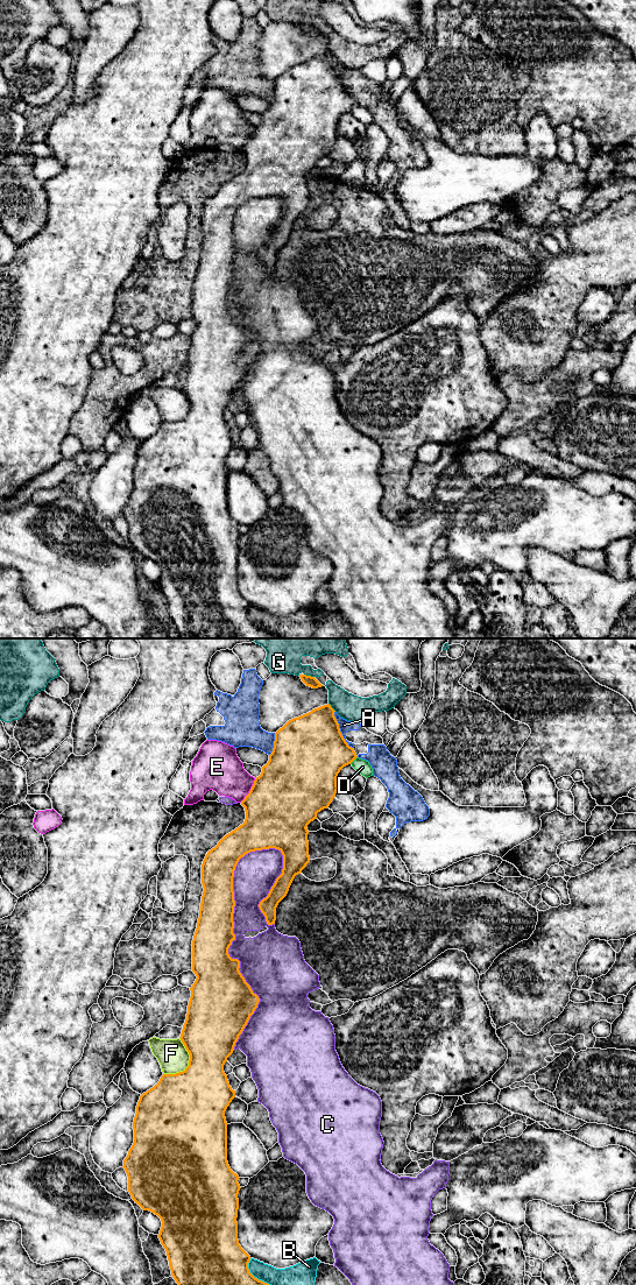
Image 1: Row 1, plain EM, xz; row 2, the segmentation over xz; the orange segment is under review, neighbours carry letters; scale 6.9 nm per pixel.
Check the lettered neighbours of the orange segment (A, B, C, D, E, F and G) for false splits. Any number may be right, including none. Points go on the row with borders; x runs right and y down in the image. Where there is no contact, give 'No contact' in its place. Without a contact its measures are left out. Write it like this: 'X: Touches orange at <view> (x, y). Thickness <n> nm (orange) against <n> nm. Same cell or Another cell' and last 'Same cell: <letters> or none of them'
A: Touches orange at xz (339, 729). Thickness 500 nm (orange) against 80 nm. Another cell
B: Touches orange at xz (252, 1275). Thickness 360 nm (orange) against 120 nm. Another cell
C: Touches orange at xz (234, 939). Thickness 280 nm (orange) against 340 nm. Another cell
D: Touches orange at xz (353, 760). Thickness 400 nm (orange) against 100 nm. Another cell
E: Touches orange at xz (251, 790). Thickness 480 nm (orange) against 300 nm. Another cell
F: Touches orange at xz (189, 1064). Thickness 420 nm (orange) against 200 nm. Another cell
G: Touches orange at xz (309, 676). Thickness 70 nm (orange) against 260 nm. Another cell
Same cell: none of them

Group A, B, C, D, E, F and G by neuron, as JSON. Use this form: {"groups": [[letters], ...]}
{"groups": [["A"], ["B"], ["C"], ["D"], ["E"], ["F"], ["G"]]}

